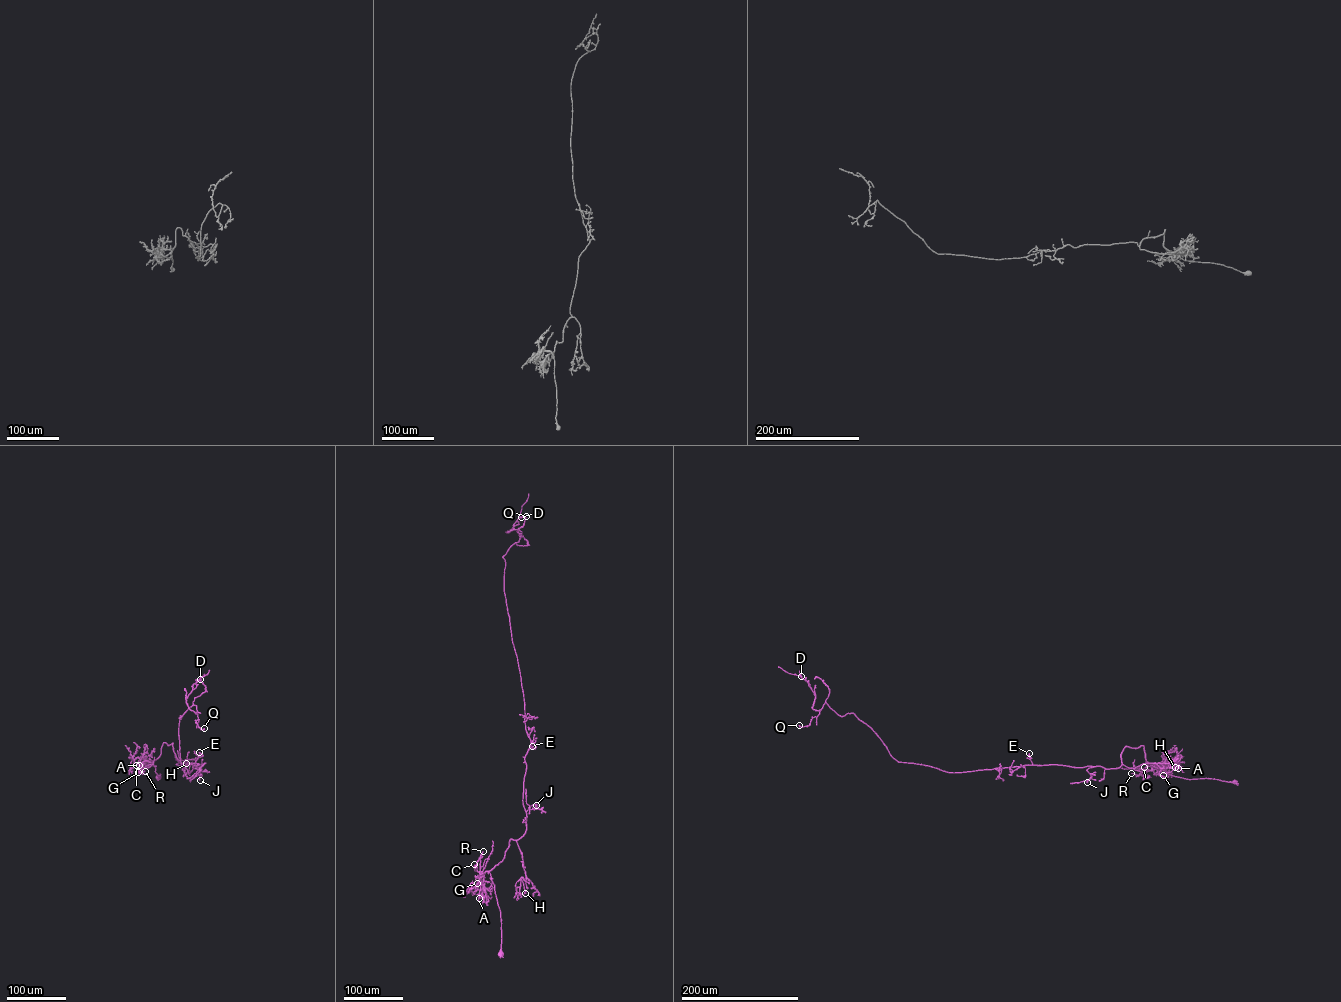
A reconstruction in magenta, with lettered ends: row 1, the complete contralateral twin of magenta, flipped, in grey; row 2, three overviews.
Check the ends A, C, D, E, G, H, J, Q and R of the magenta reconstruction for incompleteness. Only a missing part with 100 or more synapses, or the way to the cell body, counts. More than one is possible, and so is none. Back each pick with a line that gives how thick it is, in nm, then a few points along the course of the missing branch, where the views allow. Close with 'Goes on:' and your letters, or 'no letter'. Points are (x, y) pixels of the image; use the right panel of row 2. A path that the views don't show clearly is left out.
Goes on: no letter

